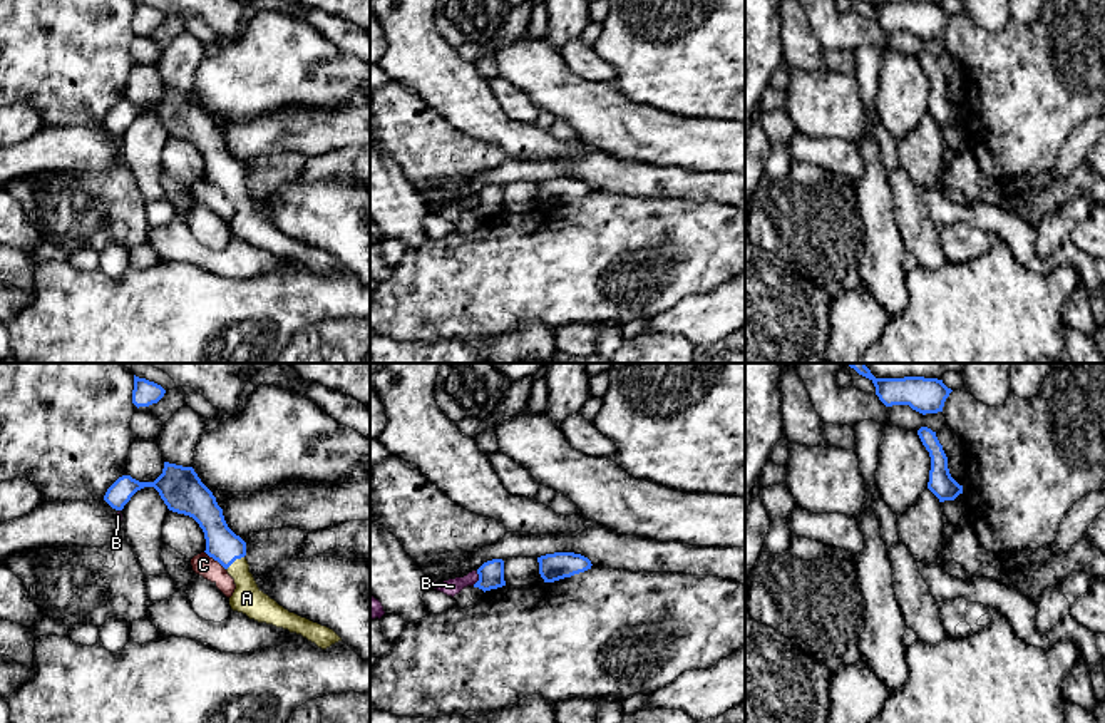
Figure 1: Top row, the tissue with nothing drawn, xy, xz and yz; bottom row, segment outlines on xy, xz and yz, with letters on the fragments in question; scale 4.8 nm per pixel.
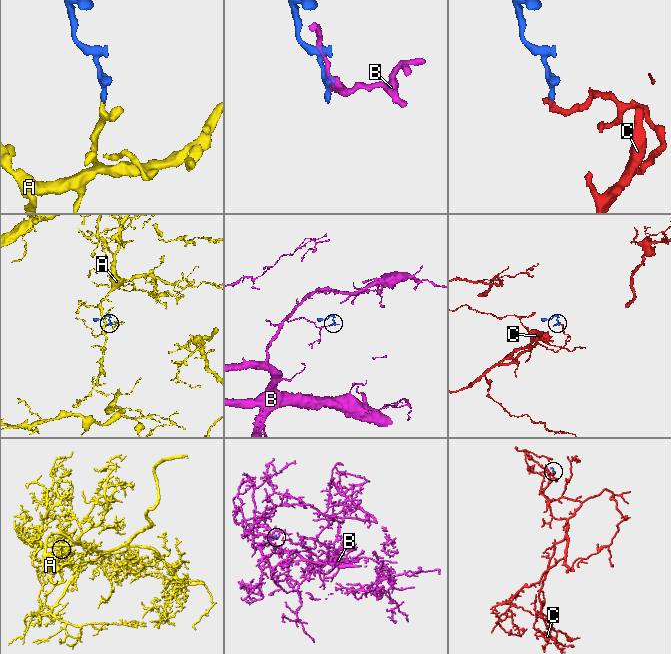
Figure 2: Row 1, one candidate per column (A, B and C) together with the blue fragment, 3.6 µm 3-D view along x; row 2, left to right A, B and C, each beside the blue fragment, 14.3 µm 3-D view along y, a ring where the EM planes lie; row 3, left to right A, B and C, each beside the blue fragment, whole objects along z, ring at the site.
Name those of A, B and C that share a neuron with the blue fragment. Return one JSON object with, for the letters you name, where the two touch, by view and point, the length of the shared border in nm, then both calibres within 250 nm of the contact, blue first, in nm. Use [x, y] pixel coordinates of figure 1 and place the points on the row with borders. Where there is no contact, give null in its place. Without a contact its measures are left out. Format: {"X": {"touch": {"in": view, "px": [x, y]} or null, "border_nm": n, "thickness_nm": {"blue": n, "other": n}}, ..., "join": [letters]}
{"A": {"touch": {"in": "xy", "px": [235, 559]}, "border_nm": 110, "thickness_nm": {"blue": 160, "other": 140}}, "join": ["A"]}

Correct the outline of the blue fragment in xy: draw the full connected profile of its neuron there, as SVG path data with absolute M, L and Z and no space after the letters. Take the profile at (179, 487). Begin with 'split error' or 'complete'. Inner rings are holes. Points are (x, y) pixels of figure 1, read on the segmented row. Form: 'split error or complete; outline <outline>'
split error; outline M164 462L162 474L154 482L139 482L131 475L122 475L107 489L104 500L112 509L122 510L144 487L154 487L169 510L189 515L199 524L206 539L204 552L234 579L236 589L229 597L233 611L301 634L321 649L342 641L333 629L290 613L258 587L244 557L246 542L228 527L216 497L193 467Z

